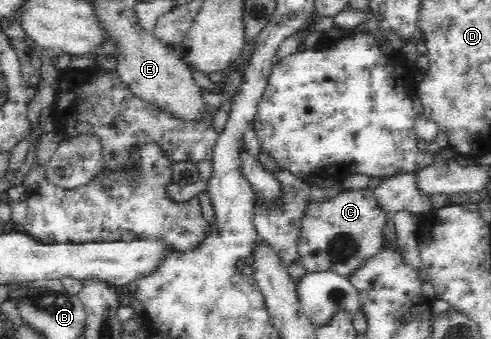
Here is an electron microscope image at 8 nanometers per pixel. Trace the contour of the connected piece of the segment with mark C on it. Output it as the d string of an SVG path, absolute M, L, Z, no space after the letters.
M372 188L342 190L326 201L310 202L297 238L297 264L303 266L307 273L334 271L349 277L366 260L383 251L386 241L382 230L388 215L376 202Z

